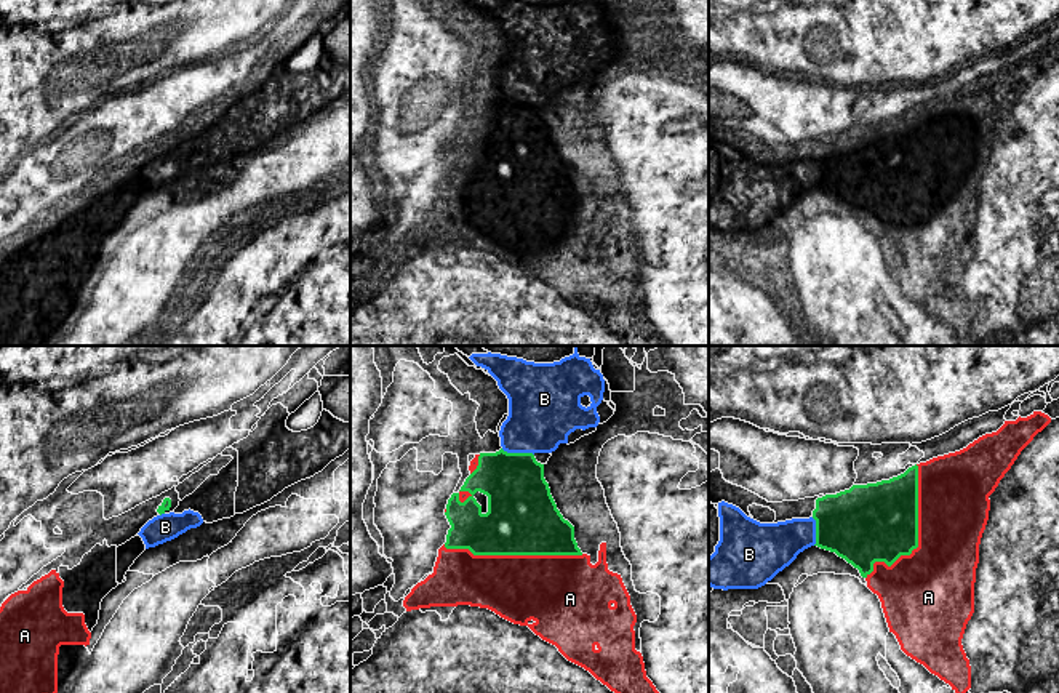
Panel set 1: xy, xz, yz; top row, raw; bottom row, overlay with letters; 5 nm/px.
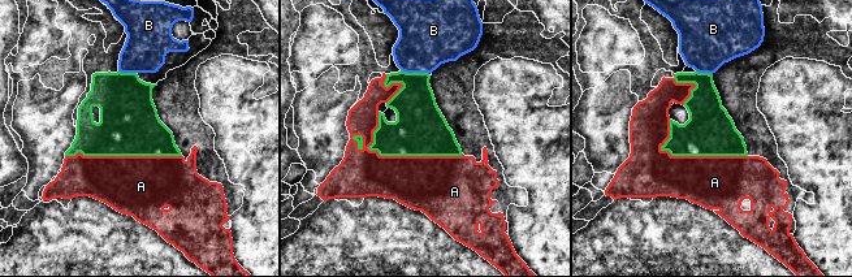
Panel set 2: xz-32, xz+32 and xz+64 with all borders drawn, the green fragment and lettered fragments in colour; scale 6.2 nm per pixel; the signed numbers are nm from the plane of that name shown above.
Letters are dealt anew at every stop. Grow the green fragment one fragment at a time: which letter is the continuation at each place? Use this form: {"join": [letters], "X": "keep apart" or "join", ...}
{"join": ["B"], "A": "keep apart", "B": "join"}

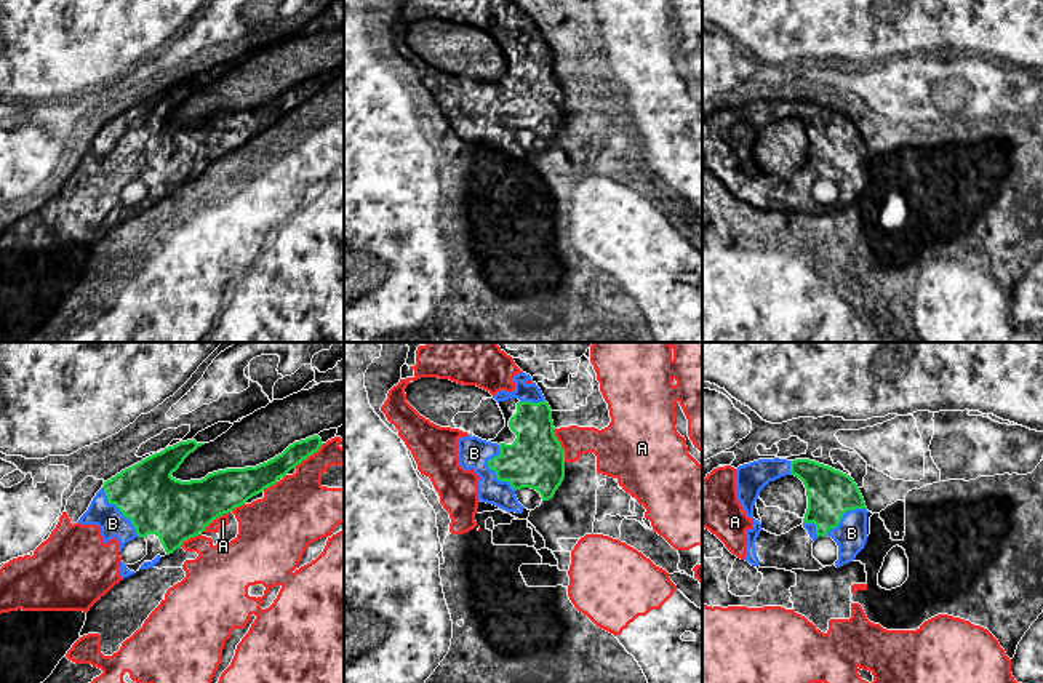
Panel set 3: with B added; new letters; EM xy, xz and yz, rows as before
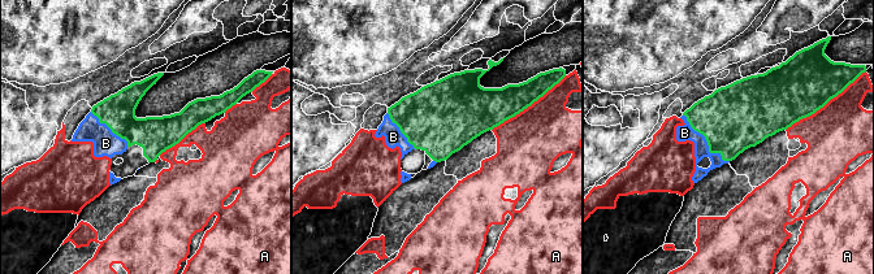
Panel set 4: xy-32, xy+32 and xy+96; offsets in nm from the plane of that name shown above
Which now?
{"join": ["B"], "A": "keep apart", "B": "join"}

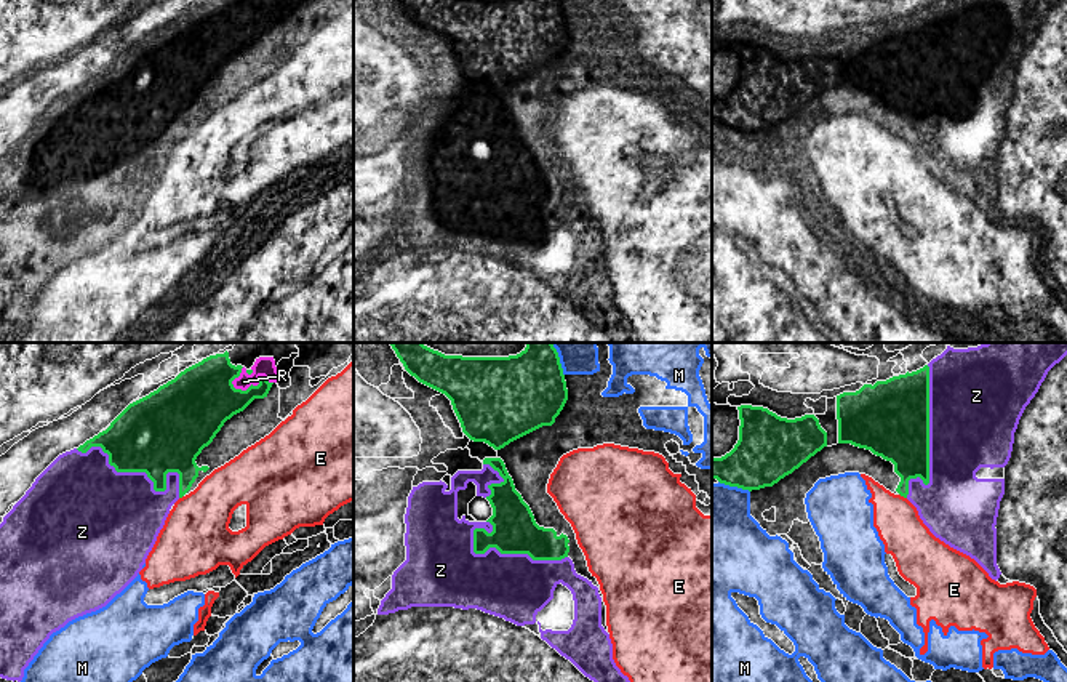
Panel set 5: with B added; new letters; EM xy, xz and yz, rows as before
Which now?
{"join": [], "E": "keep apart", "M": "keep apart", "R": "keep apart", "Z": "keep apart"}

